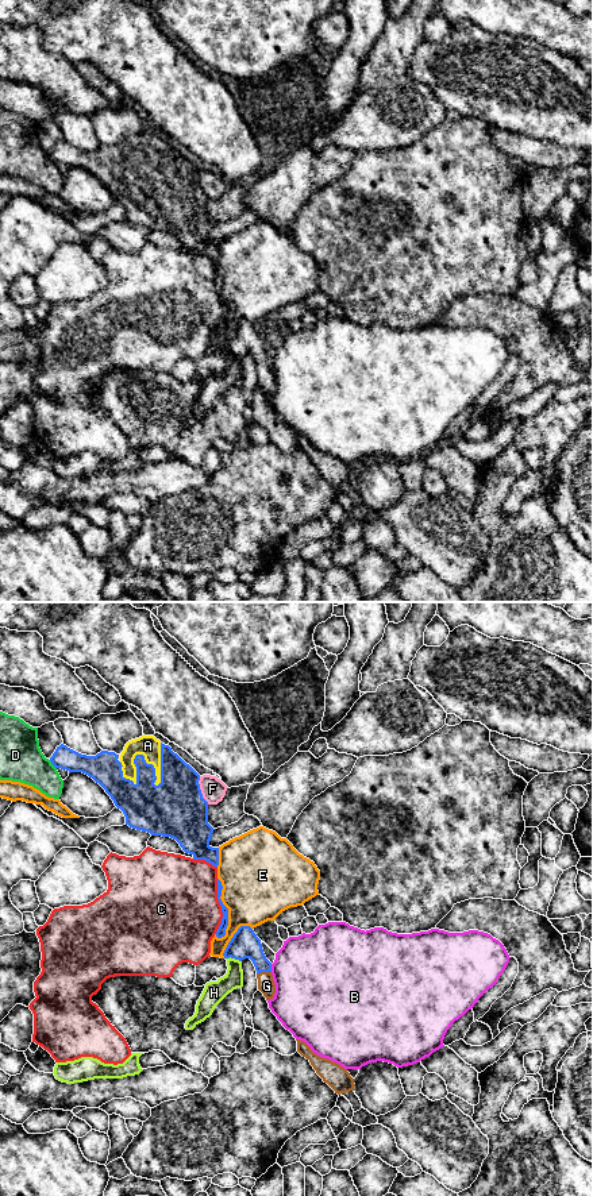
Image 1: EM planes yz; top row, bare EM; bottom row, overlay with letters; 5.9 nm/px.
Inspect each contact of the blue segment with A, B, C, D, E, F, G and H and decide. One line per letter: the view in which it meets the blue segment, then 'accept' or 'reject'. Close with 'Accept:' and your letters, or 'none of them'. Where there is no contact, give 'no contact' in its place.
A: contact in yz; accept
B: contact in yz; reject
C: contact in yz; reject
D: contact in yz; reject
E: contact in yz; reject
F: contact in yz; reject
G: contact in yz; accept
H: contact in yz; reject
Accept: A, G

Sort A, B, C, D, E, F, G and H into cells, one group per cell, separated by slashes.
A G / B / C / D / E / F / H

